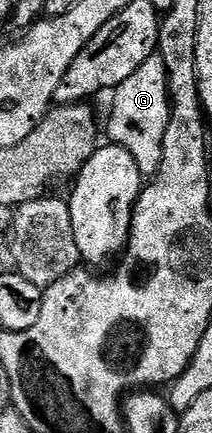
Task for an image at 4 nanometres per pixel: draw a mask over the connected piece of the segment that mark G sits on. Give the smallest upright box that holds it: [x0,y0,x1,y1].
[107,53,170,176]

